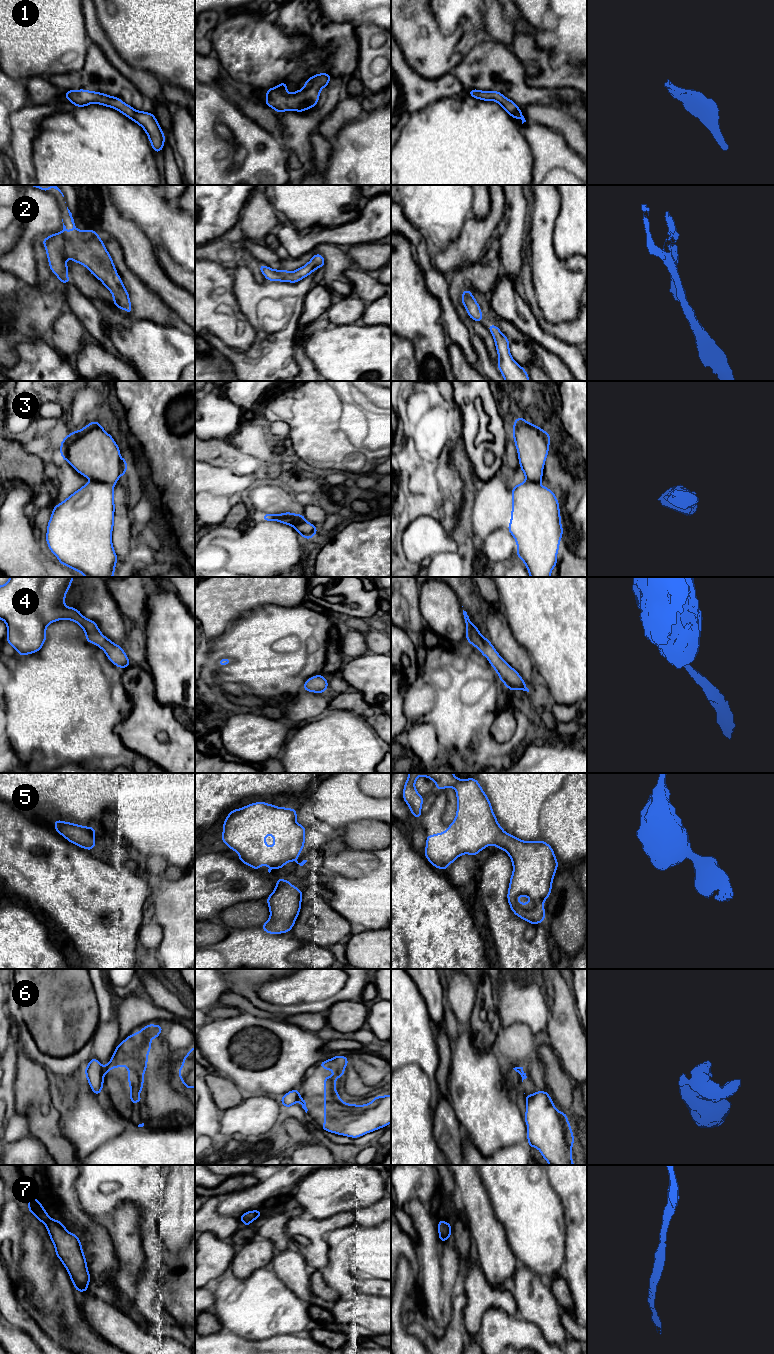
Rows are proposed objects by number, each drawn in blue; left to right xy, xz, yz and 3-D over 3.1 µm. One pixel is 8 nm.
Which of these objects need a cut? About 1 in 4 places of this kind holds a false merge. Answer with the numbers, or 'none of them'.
3, 6

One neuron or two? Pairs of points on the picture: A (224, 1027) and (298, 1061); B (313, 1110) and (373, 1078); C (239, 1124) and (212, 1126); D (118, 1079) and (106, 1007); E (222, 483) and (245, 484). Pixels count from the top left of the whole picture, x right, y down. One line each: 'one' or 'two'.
A: one
B: one
C: two
D: two
E: one

